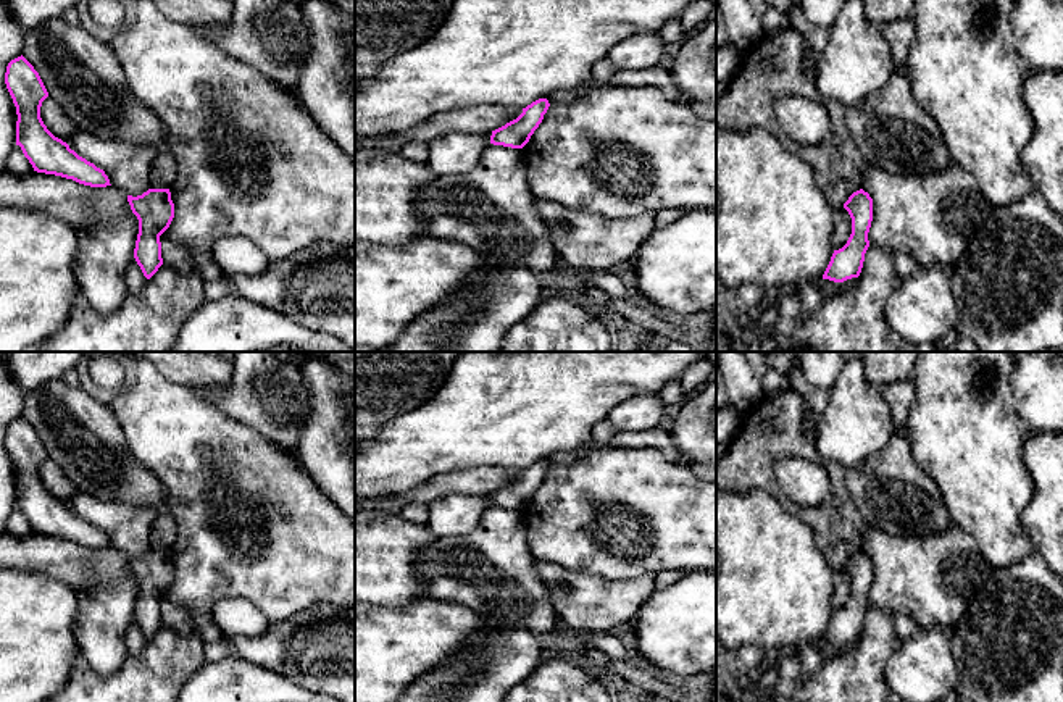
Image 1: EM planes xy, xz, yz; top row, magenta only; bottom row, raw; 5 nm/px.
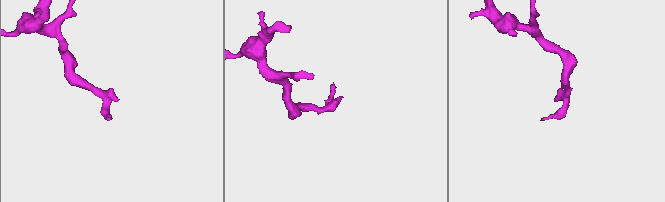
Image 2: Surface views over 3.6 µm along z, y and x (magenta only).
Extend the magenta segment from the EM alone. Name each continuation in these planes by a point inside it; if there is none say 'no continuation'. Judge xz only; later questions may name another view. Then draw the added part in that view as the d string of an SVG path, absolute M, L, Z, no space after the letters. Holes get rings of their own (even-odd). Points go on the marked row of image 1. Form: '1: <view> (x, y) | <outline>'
no continuation

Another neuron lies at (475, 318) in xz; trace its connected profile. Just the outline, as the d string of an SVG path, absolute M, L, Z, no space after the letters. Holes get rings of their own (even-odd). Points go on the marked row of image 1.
M487 260L486 268L471 276L452 297L411 320L394 344L376 352L498 352L502 336L540 303L550 282L552 278L526 266Z

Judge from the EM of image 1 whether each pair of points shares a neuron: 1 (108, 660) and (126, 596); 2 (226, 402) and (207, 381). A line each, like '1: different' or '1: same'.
1: same
2: different

